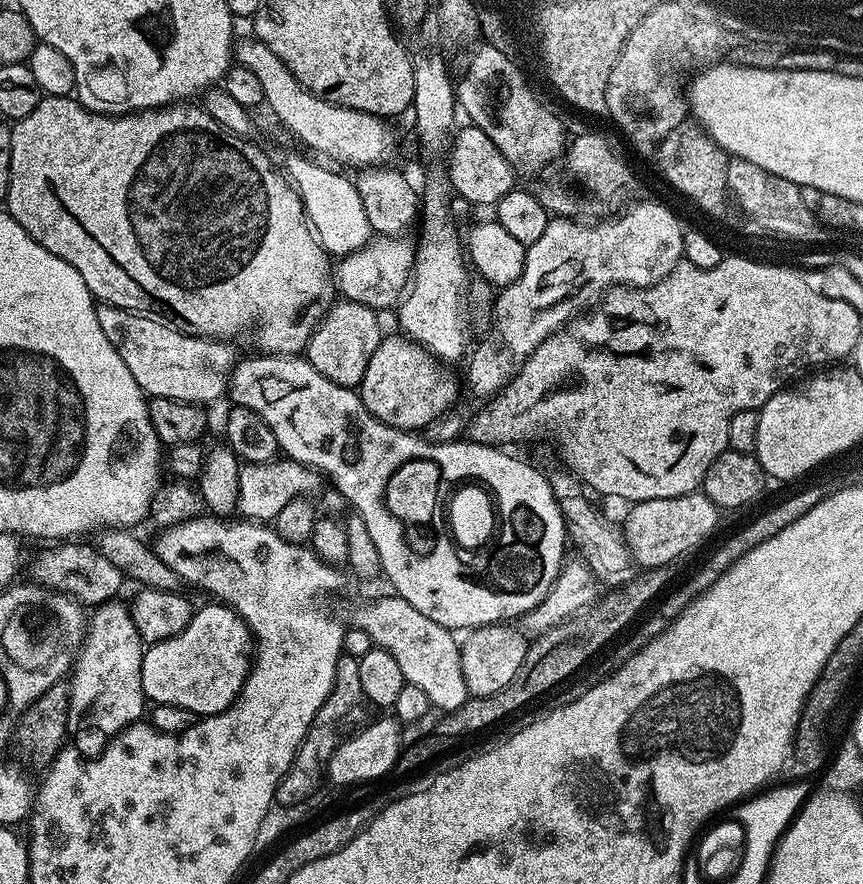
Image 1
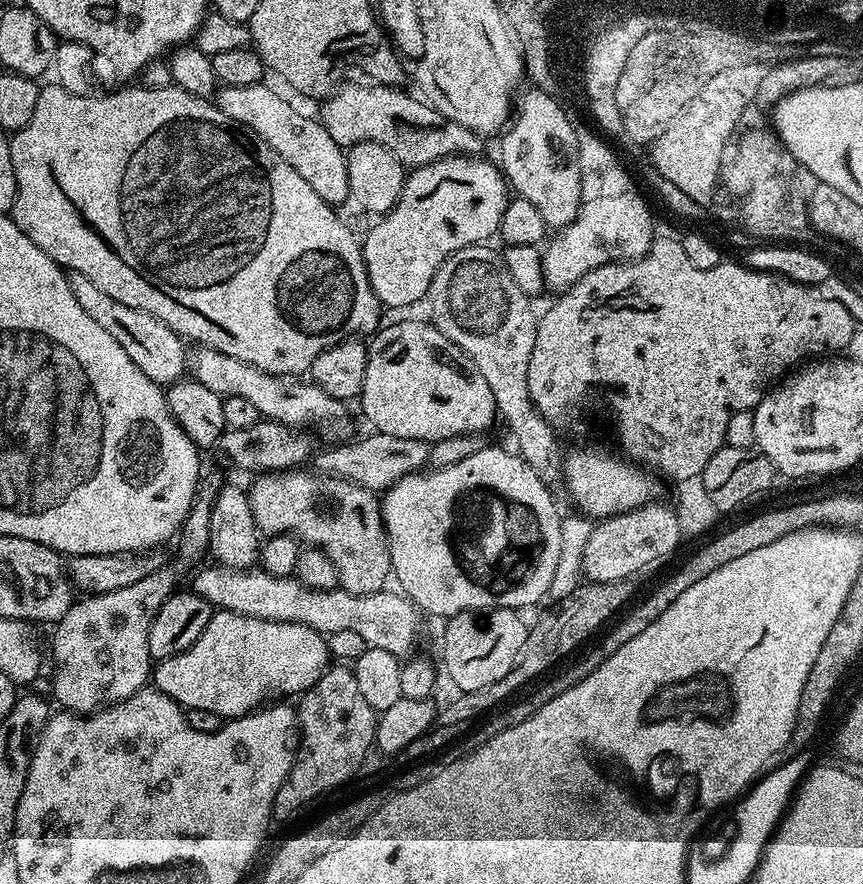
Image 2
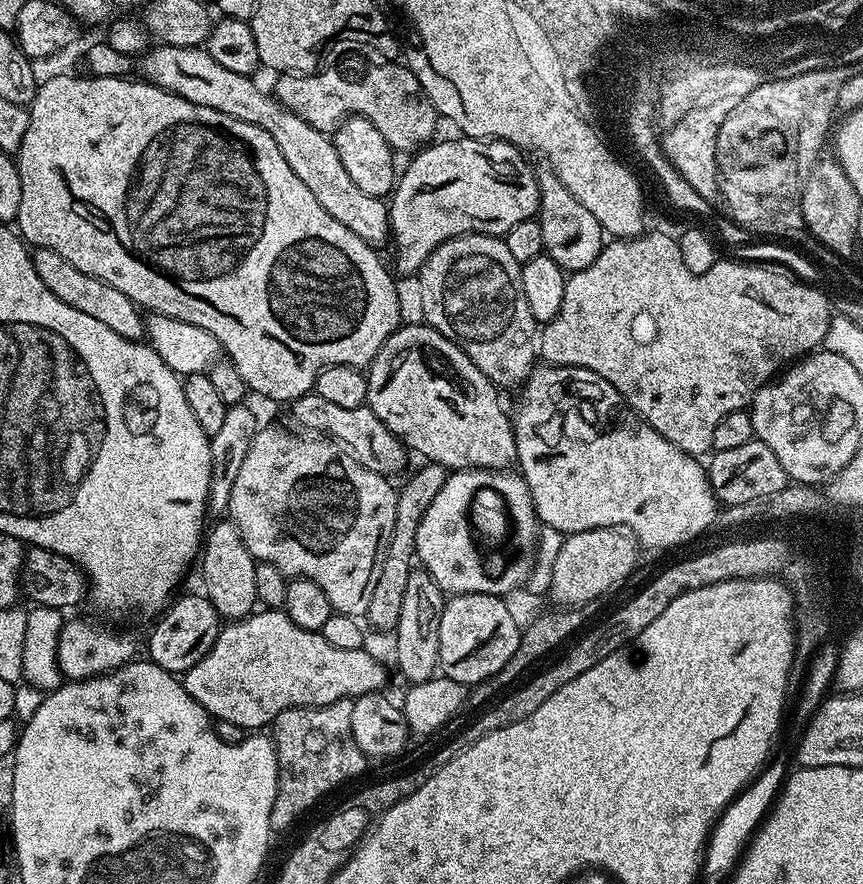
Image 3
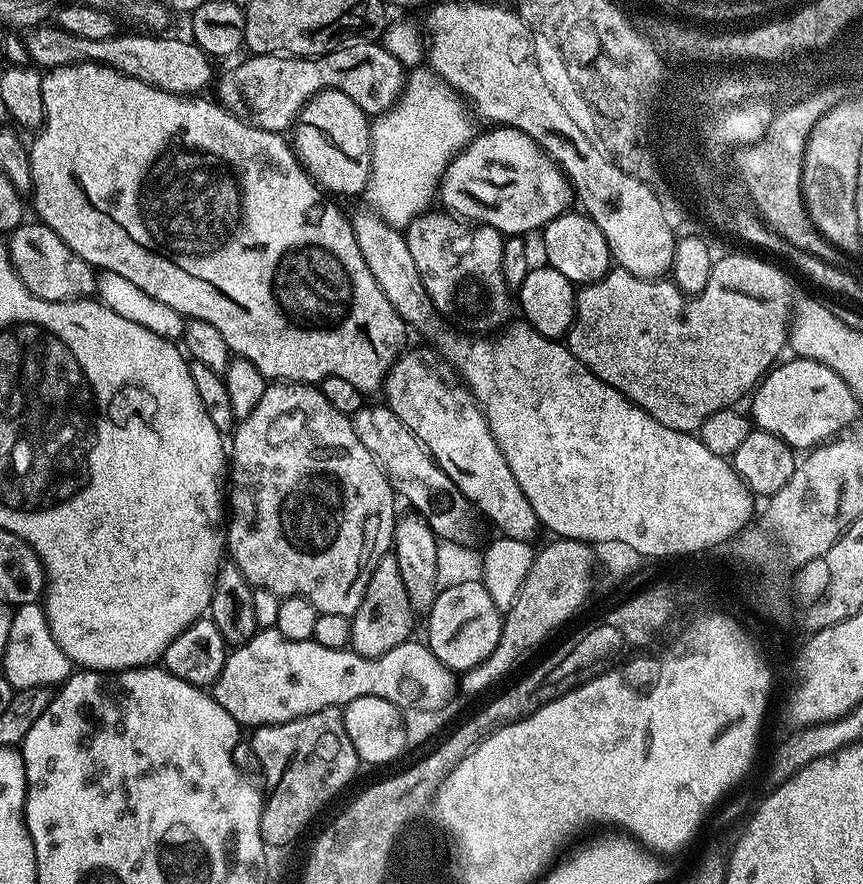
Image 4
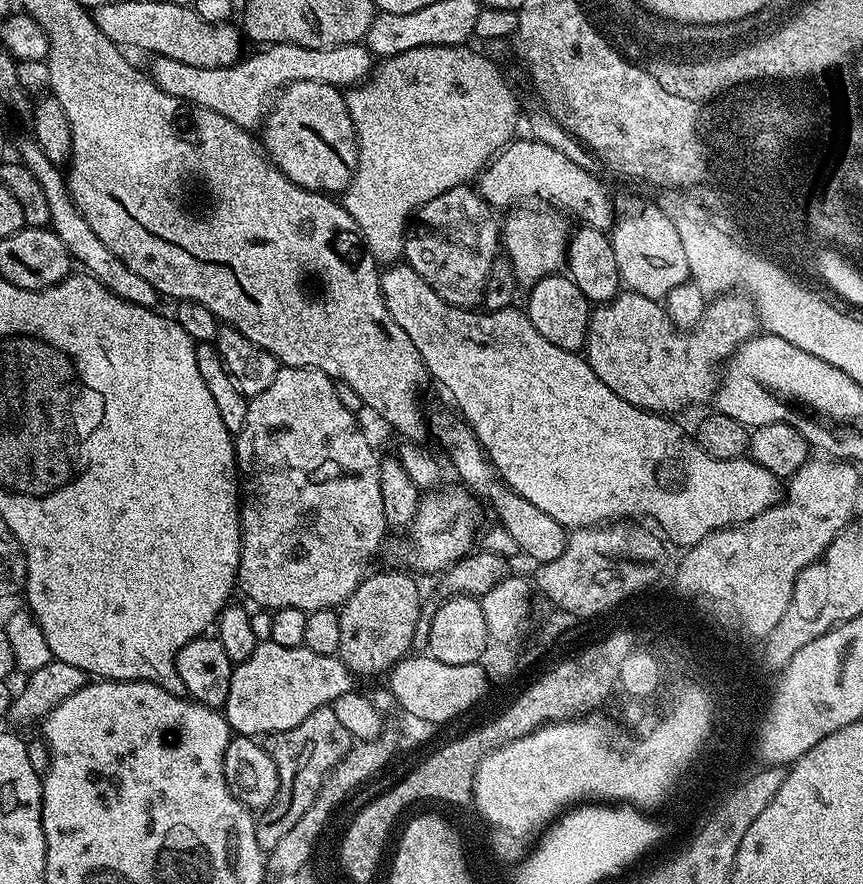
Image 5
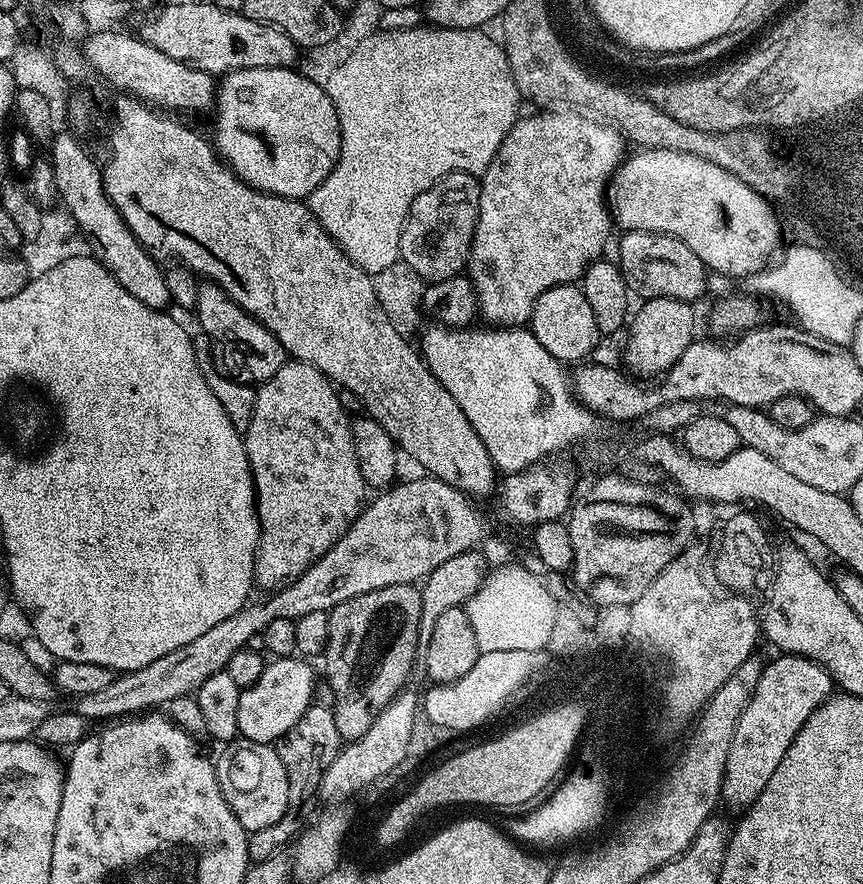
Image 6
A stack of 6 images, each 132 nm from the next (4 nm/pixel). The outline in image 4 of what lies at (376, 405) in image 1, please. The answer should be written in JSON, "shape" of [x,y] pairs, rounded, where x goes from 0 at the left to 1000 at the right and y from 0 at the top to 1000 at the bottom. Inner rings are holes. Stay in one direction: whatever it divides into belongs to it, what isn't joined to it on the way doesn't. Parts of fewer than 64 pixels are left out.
{"shape":[[[465,397],[454,411],[450,424],[445,426],[444,456],[465,474],[480,495],[496,508],[503,524],[520,538],[550,578],[553,575],[559,583],[565,584],[567,590],[582,605],[590,606],[593,611],[614,610],[620,604],[621,597],[627,596],[627,590],[619,581],[619,572],[614,572],[610,559],[605,559],[605,550],[600,550],[600,541],[596,541],[596,535],[591,533],[577,500],[572,500],[572,491],[568,489],[568,482],[561,472],[561,463],[552,456],[550,448],[534,429],[532,421],[511,406],[504,397],[473,397]]]}

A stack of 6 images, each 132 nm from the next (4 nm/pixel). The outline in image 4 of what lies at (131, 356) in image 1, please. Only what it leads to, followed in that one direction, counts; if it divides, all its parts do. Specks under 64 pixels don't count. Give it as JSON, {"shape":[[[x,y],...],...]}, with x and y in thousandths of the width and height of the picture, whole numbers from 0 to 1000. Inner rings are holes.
{"shape":[[[29,251],[12,264],[8,273],[9,291],[14,294],[21,314],[39,333],[50,339],[92,339],[112,334],[112,304],[101,299],[94,290],[86,287],[52,253]]]}

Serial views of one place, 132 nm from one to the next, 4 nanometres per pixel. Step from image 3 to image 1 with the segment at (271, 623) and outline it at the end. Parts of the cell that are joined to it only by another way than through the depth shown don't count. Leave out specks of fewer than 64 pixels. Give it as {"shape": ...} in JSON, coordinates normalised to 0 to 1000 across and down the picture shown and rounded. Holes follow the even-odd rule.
{"shape":[[[254,681],[241,682],[246,683],[238,688],[228,687],[224,691],[222,701],[209,716],[190,725],[173,727],[168,732],[165,744],[165,781],[177,798],[211,799],[221,805],[224,811],[235,812],[261,805],[273,793],[283,768],[287,766],[290,734],[294,725],[287,707],[270,688]]]}

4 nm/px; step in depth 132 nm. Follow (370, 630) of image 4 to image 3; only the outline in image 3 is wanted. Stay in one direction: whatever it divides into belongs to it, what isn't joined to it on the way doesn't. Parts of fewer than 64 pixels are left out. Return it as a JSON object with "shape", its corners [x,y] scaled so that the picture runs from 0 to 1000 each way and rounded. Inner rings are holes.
{"shape":[[[491,523],[488,526],[488,529],[469,545],[468,553],[466,551],[462,553],[459,562],[457,600],[452,604],[443,645],[438,649],[438,658],[433,658],[433,673],[429,676],[429,686],[424,693],[425,705],[428,707],[431,705],[436,710],[458,712],[461,695],[466,695],[466,675],[470,673],[470,658],[480,645],[482,601],[487,587],[491,585],[498,568],[503,568],[503,563],[510,558],[521,537],[520,531],[513,529],[511,525]]]}

